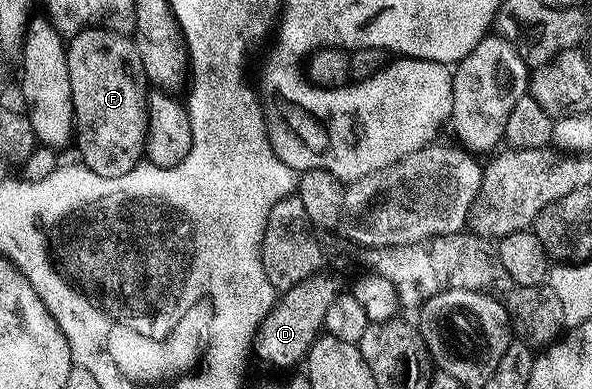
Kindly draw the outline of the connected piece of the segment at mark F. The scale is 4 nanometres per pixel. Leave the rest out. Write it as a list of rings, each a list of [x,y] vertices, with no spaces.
[[[84,29],[82,33],[72,34],[65,51],[65,58],[67,71],[71,75],[75,149],[81,152],[80,164],[95,171],[95,175],[103,175],[107,179],[127,175],[127,171],[142,164],[145,132],[149,122],[147,82],[143,63],[139,63],[139,51],[124,33],[112,33],[106,29]]]

